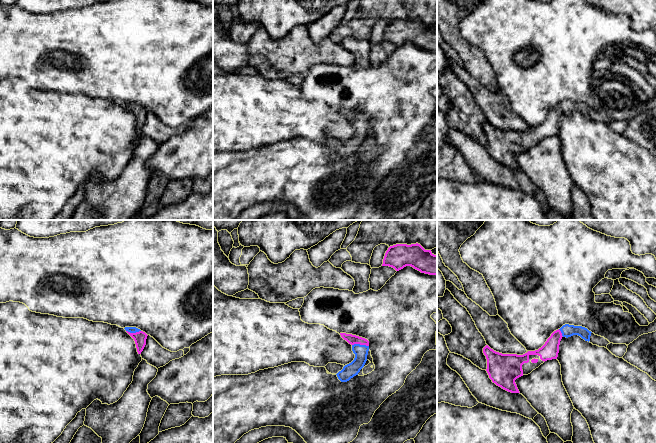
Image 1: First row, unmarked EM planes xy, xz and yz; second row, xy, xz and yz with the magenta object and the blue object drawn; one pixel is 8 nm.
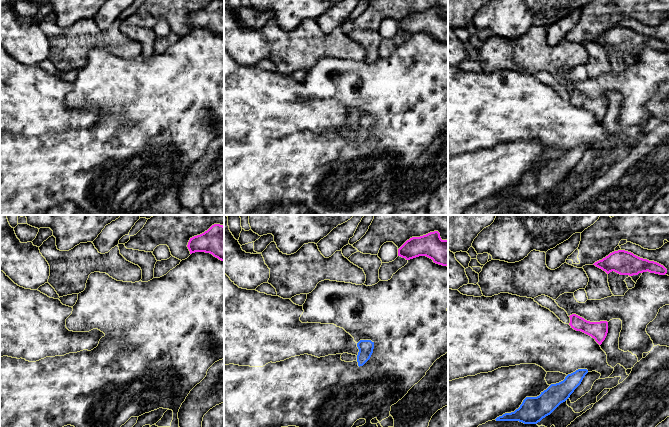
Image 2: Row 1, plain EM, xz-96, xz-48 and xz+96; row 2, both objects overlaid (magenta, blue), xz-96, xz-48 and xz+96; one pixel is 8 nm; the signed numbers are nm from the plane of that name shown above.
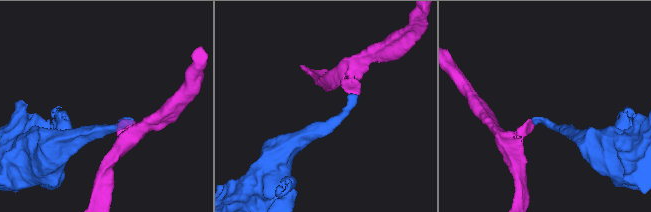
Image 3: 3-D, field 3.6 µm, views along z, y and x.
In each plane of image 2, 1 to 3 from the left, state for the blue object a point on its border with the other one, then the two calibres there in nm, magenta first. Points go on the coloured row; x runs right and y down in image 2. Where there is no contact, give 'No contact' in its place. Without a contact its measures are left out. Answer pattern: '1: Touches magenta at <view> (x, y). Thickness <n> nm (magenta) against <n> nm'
1: No contact
2: No contact
3: No contact

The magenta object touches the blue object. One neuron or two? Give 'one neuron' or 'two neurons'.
one neuron

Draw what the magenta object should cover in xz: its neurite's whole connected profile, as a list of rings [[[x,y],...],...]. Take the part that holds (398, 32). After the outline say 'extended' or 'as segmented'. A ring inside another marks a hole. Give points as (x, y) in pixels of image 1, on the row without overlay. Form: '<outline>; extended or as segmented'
[[[418,19],[396,20],[386,27],[382,42],[392,43],[396,47],[411,42],[421,49],[437,51],[437,31]]]; as segmented

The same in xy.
[[[125,103],[124,105],[134,115],[137,128],[138,130],[141,130],[146,121],[148,111],[136,103]]]; extended

